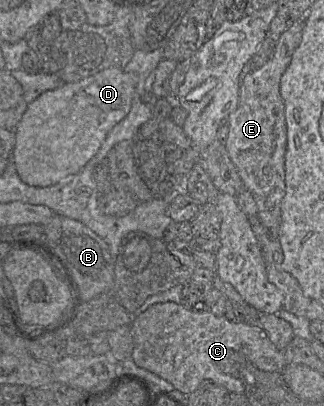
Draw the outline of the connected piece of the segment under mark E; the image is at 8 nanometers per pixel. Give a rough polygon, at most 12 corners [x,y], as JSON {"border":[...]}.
{"border":[[303,19],[245,76],[225,142],[258,219],[279,237],[286,124],[280,80]]}

